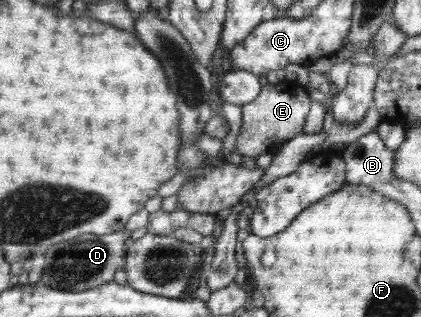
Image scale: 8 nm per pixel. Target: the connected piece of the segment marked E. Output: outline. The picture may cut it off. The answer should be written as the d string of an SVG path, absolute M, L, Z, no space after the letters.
M287 78L278 84L263 86L259 96L242 104L242 125L236 138L237 152L241 156L249 156L254 160L263 153L273 152L281 142L295 138L303 132L307 115L310 111L311 99L309 89Z

